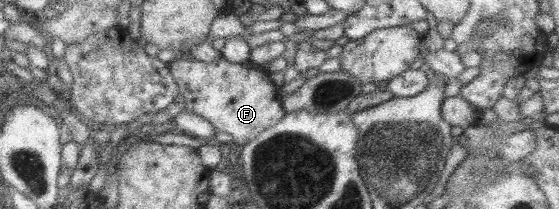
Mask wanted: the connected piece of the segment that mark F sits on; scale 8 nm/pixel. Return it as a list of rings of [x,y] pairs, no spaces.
[[[222,56],[211,63],[189,61],[183,57],[167,64],[178,93],[183,97],[183,110],[206,119],[215,132],[231,135],[231,143],[245,145],[265,128],[277,123],[285,114],[277,86],[270,81],[270,71],[266,66],[257,66],[250,61],[229,63]]]

